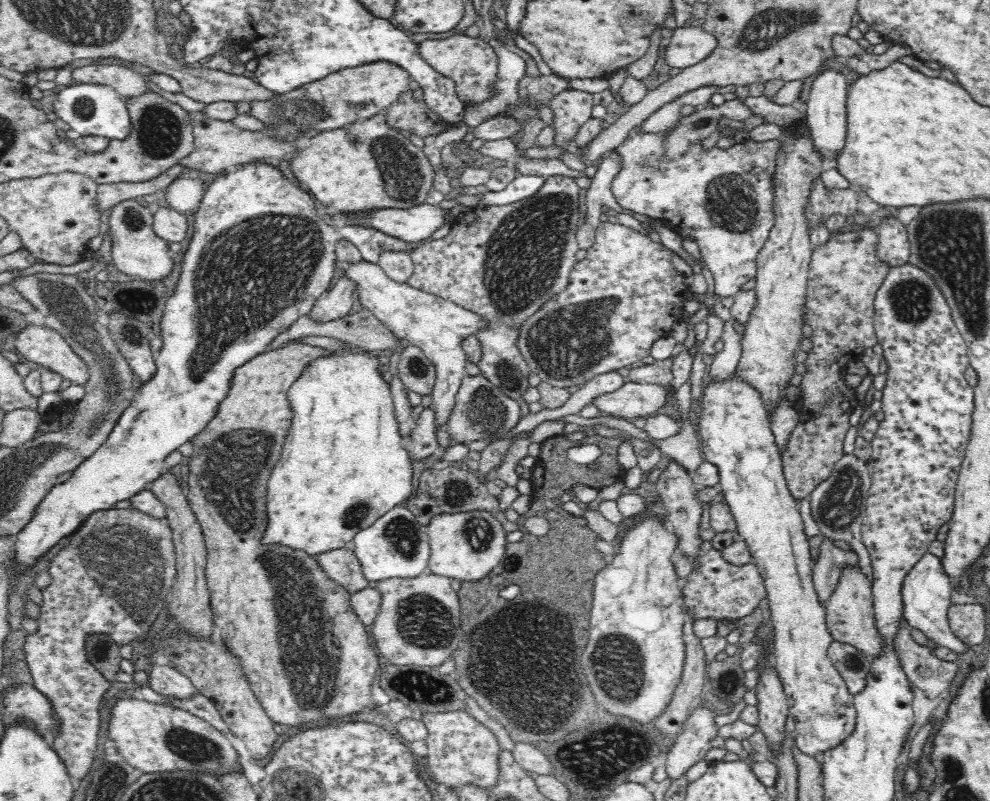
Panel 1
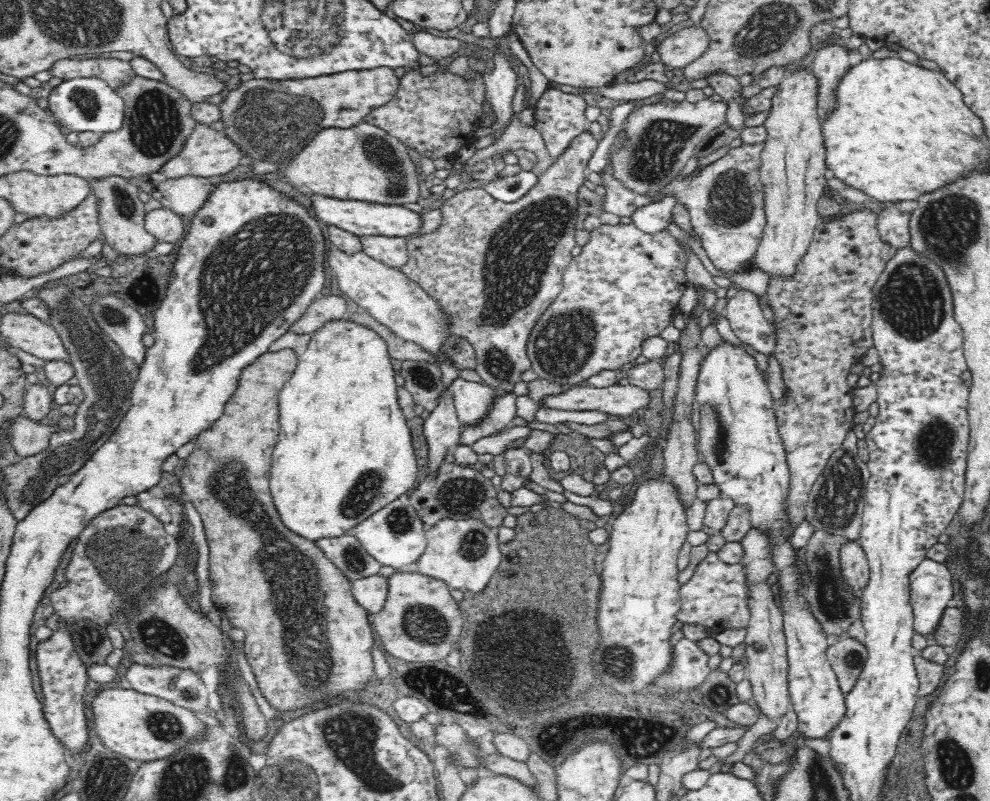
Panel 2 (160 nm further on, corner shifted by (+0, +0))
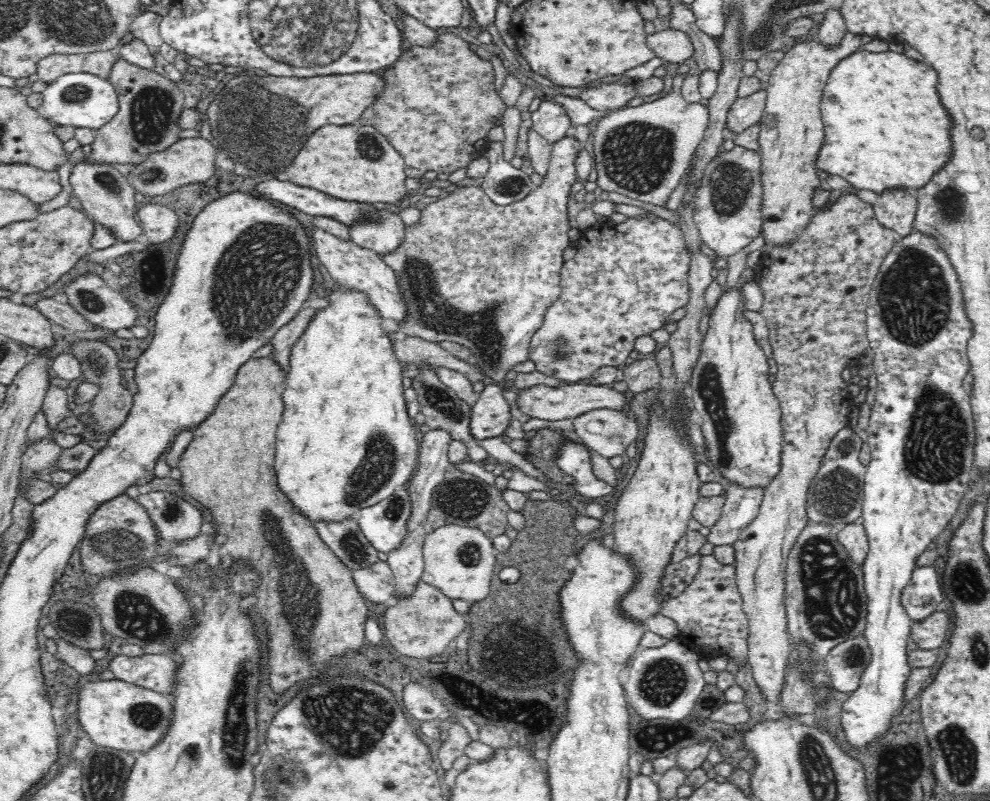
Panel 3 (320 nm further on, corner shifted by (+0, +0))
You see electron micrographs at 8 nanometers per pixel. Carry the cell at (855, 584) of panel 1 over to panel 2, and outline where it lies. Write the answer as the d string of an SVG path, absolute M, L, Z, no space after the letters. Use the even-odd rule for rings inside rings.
M847 540L840 548L840 562L843 570L843 577L849 590L860 596L863 587L868 582L869 560L864 549L857 540Z

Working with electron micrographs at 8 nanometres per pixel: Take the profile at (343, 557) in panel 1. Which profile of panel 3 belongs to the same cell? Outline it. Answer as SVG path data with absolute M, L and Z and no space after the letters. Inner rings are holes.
M354 516L340 520L314 520L313 525L320 538L334 554L351 570L370 566L378 560L377 548L359 529Z

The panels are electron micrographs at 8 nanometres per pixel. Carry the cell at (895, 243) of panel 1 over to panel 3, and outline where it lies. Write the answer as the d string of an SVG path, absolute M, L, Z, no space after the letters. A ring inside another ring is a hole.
M886 188L877 194L873 209L879 223L896 232L899 238L914 231L917 198L906 188Z

